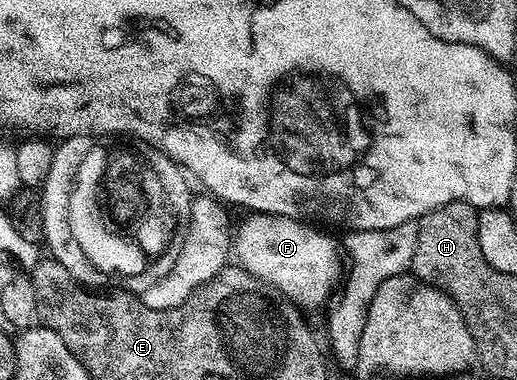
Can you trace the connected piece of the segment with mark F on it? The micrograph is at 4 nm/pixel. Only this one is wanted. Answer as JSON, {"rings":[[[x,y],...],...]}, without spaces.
{"rings":[[[250,212],[245,217],[239,226],[237,223],[232,238],[232,254],[242,269],[274,287],[282,297],[306,312],[324,305],[330,293],[339,289],[344,278],[344,254],[340,242],[317,230],[322,228],[300,218],[279,214]]]}

